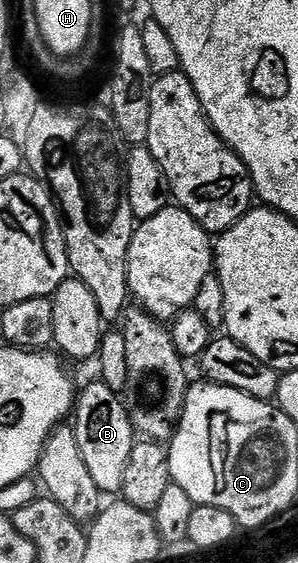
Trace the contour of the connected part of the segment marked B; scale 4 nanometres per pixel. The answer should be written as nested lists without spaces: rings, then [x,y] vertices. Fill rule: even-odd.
[[[96,382],[85,392],[79,393],[74,405],[75,420],[74,443],[78,446],[78,450],[82,450],[82,462],[86,462],[90,478],[94,478],[94,486],[98,486],[102,494],[119,493],[126,458],[130,458],[130,450],[134,443],[132,419],[128,417],[128,409],[125,408],[123,399],[103,382]]]

